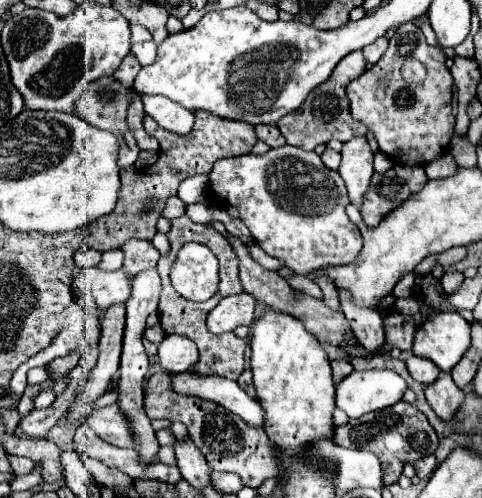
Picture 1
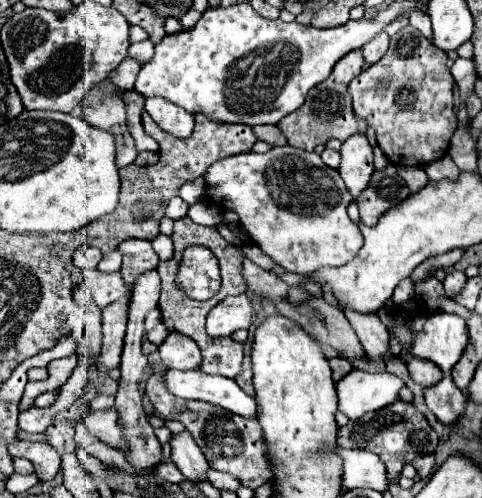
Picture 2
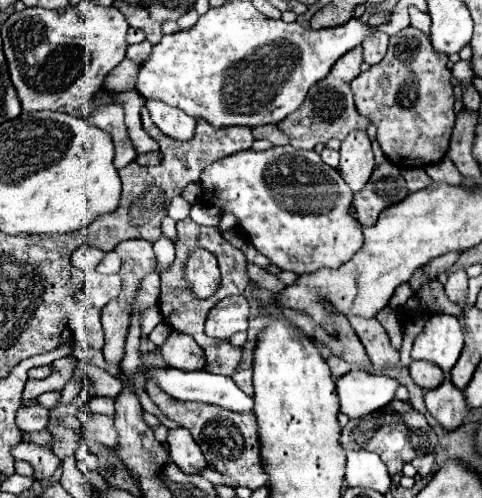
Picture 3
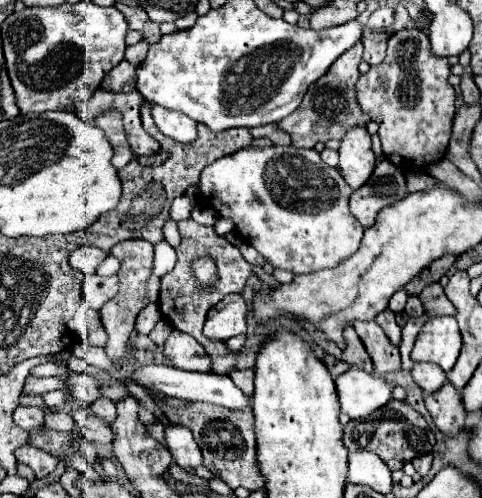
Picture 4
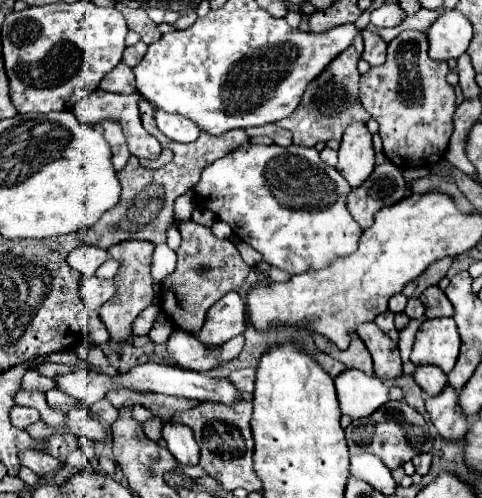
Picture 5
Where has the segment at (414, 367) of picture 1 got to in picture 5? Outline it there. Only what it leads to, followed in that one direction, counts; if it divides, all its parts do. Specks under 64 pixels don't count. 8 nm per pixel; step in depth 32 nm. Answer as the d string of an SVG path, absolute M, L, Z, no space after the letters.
M418 366L414 380L420 388L424 388L424 392L428 396L438 396L448 384L446 374L440 372L440 368L436 368L436 366Z

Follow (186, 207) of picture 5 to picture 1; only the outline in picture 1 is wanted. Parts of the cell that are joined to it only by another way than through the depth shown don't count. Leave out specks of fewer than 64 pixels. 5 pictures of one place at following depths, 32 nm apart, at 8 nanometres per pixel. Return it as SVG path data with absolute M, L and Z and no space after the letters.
M172 196L168 202L166 202L166 208L164 208L164 212L162 212L162 216L164 218L178 218L178 216L182 216L186 212L186 204L182 202L182 200L178 200L178 196Z

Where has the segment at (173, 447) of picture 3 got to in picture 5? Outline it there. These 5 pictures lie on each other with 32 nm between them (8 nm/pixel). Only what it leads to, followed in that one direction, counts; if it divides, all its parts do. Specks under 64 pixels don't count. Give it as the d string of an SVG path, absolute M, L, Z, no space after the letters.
M166 422L162 426L162 438L168 444L168 450L178 460L178 464L198 464L200 448L192 436L192 430L180 422Z

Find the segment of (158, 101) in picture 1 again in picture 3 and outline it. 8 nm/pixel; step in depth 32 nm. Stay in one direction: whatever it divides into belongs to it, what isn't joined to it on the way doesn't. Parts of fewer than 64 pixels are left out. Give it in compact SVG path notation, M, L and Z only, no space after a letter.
M148 100L146 108L150 110L150 116L154 124L170 138L186 142L194 138L196 120L192 120L188 114L180 112L178 108L168 108L166 104L160 104L158 100Z

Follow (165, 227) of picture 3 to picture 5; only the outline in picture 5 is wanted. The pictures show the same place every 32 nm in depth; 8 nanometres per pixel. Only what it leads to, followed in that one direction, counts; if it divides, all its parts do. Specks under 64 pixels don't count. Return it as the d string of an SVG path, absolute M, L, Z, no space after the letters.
M174 222L168 227L166 236L167 236L168 246L172 250L177 251L177 249L180 247L182 238L181 238L180 232L179 232L177 226L174 224Z

